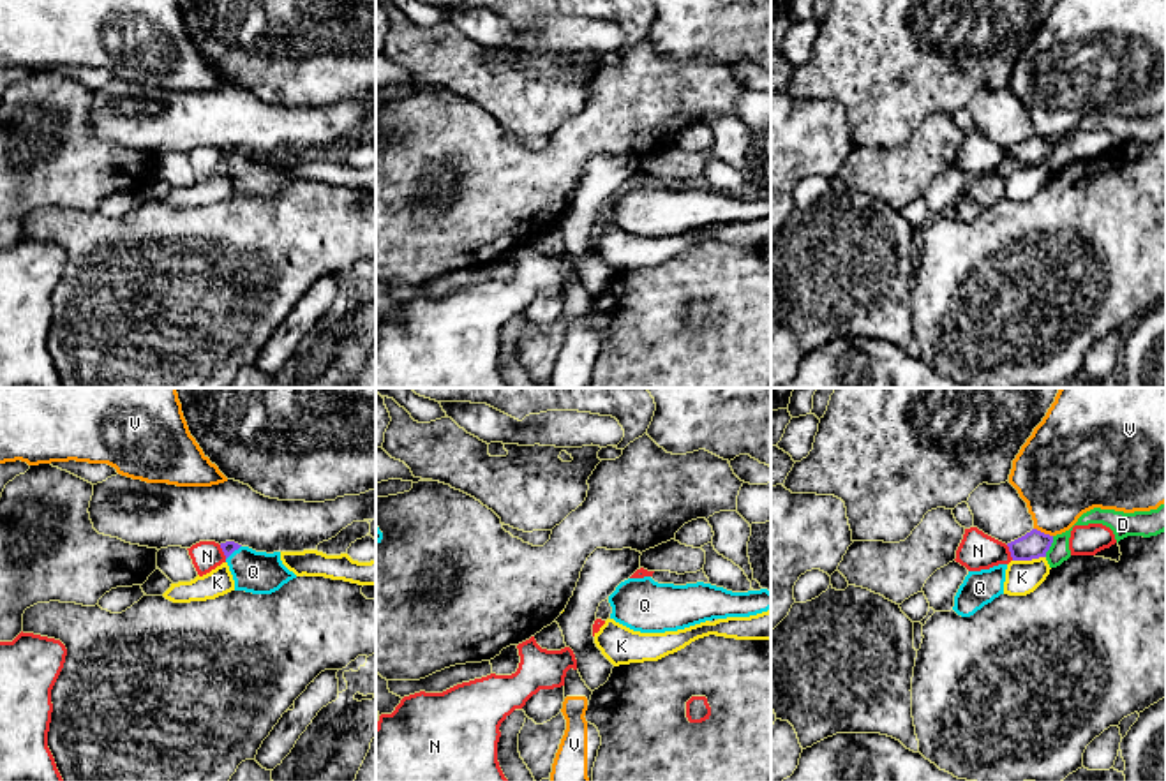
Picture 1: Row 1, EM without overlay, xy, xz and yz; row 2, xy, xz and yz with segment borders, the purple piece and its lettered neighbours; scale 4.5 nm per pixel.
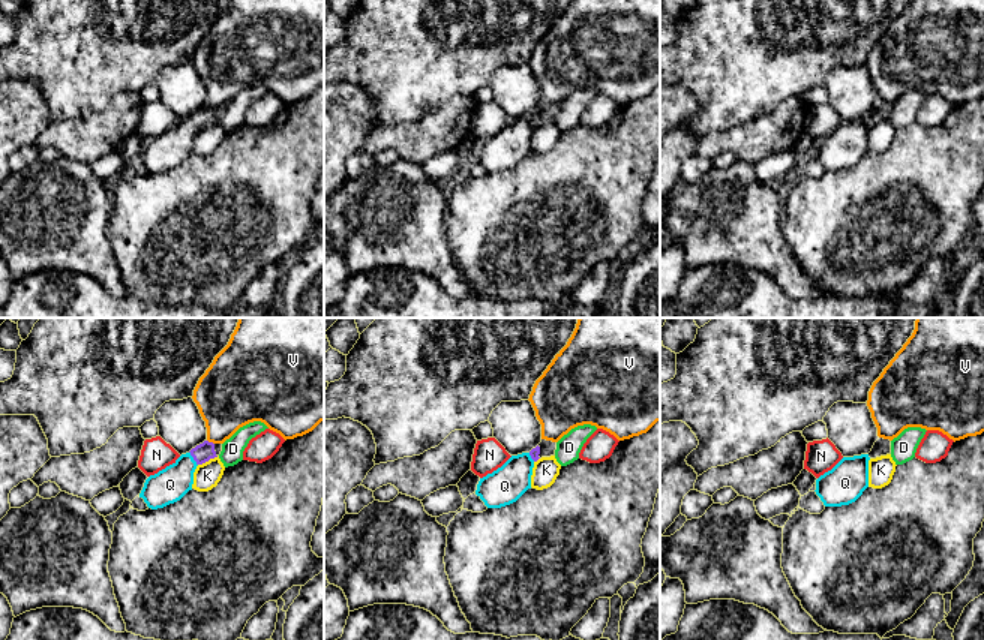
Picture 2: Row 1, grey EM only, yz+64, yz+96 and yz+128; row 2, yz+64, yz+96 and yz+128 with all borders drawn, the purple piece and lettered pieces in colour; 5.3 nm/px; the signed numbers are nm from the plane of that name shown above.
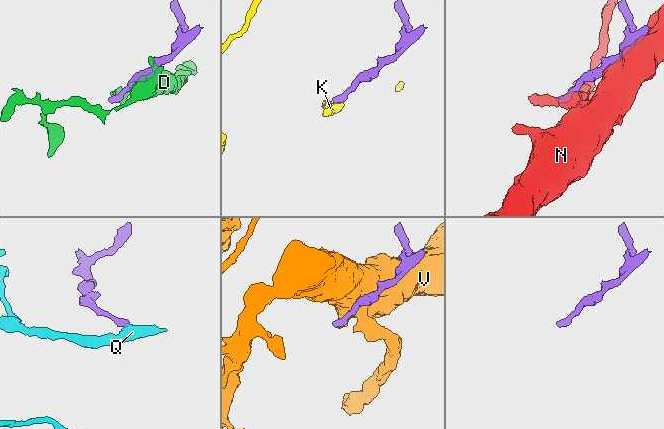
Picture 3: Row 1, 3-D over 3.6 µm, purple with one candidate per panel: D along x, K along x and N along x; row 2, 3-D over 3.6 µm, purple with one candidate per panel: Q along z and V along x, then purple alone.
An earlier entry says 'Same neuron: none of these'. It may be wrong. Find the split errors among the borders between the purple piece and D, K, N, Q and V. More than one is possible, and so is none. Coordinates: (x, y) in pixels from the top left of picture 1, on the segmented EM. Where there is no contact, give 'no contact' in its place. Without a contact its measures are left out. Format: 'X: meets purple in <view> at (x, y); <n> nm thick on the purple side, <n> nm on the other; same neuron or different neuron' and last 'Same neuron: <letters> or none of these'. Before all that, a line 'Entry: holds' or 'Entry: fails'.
Entry: fails
D: meets purple in yz at (1048, 547); 120 nm thick on the purple side, 90 nm on the other; different neuron
K: meets purple in yz at (1029, 559); 120 nm thick on the purple side, 160 nm on the other; different neuron
N: meets purple in yz at (1009, 550); 120 nm thick on the purple side, 170 nm on the other; different neuron
Q: meets purple in xy at (233, 550); 60 nm thick on the purple side, 190 nm on the other; same neuron
V: meets purple in yz at (1043, 533); 120 nm thick on the purple side, 360 nm on the other; different neuron
Same neuron: Q

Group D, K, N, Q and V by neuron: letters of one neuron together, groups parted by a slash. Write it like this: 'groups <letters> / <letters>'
groups D / K / N / Q / V

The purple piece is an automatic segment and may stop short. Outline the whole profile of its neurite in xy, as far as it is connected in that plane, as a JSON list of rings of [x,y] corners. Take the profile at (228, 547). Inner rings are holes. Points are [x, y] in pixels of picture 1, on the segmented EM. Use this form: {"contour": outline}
{"contour": [[[235,541],[220,543],[220,548],[233,575],[235,591],[272,594],[296,578],[296,575],[282,564],[280,552],[256,552]]]}

